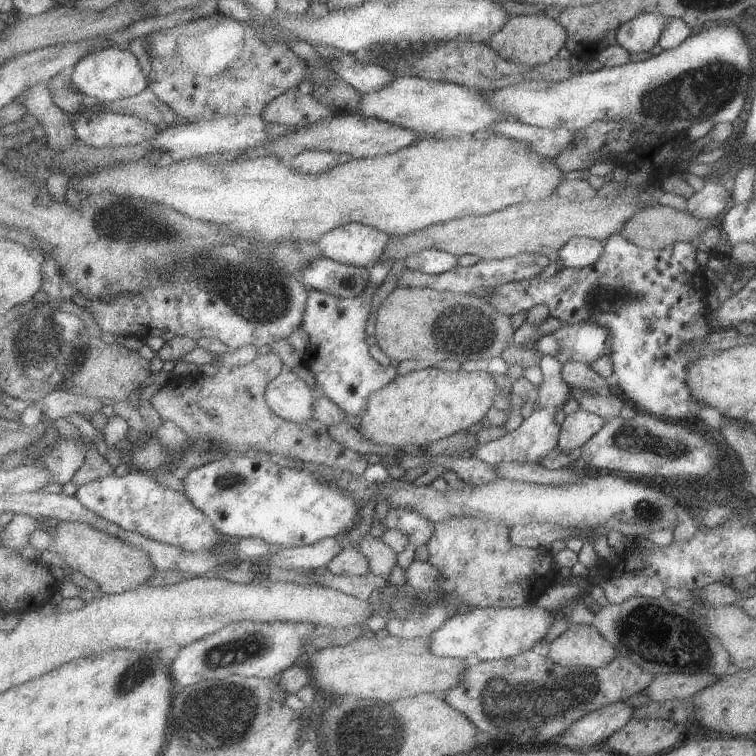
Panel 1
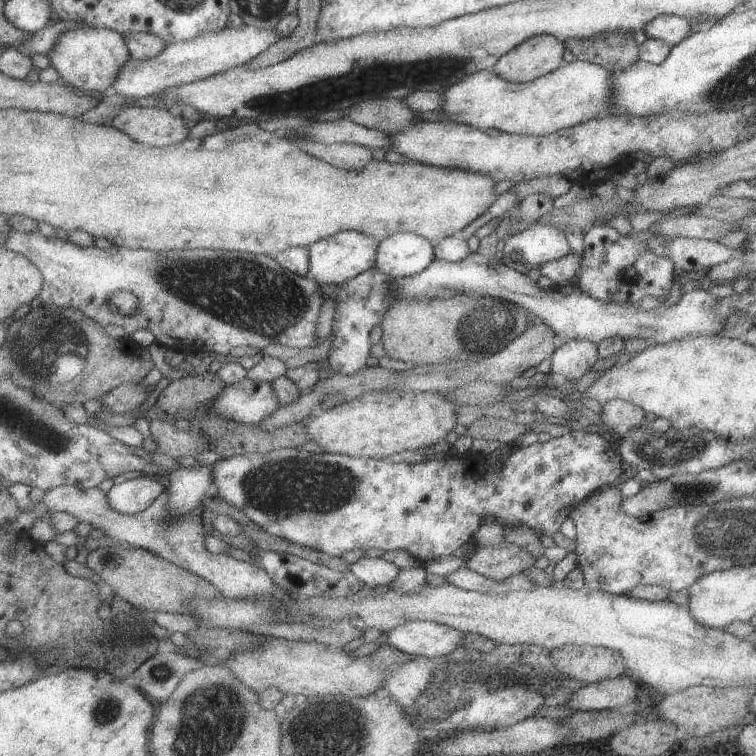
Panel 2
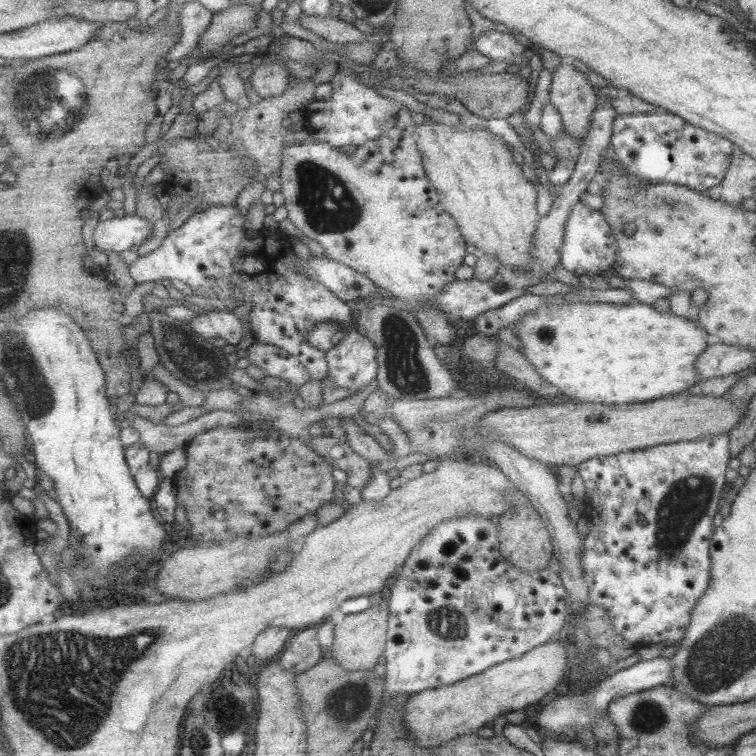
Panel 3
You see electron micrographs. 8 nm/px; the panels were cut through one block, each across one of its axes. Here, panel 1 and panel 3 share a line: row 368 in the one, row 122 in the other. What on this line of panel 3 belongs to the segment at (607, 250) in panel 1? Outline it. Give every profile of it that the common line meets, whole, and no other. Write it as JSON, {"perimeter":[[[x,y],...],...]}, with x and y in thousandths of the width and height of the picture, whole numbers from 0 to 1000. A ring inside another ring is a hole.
{"perimeter":[[[872,142],[858,148],[816,152],[810,161],[807,193],[811,206],[821,213],[835,231],[840,231],[849,239],[866,243],[894,243],[933,254],[940,246],[951,245],[956,238],[971,190],[948,176],[935,175],[930,169],[909,164],[901,155]]]}

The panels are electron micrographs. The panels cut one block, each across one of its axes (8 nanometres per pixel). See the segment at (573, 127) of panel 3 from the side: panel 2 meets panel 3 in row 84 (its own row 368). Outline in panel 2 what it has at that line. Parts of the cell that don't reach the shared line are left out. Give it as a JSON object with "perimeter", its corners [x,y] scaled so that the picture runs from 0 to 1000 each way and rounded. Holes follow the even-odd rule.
{"perimeter":[[[774,448],[751,450],[728,471],[728,492],[739,504],[767,501],[791,475],[788,456]]]}

